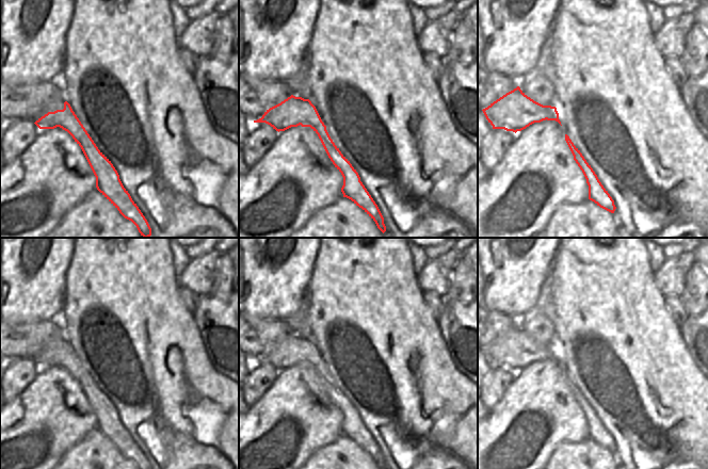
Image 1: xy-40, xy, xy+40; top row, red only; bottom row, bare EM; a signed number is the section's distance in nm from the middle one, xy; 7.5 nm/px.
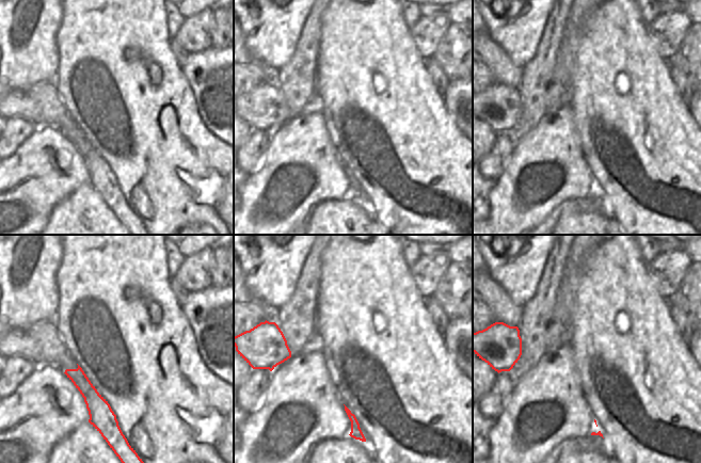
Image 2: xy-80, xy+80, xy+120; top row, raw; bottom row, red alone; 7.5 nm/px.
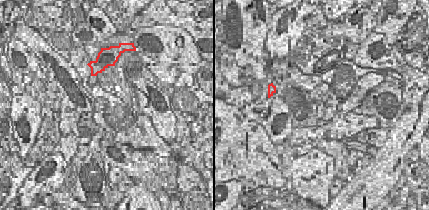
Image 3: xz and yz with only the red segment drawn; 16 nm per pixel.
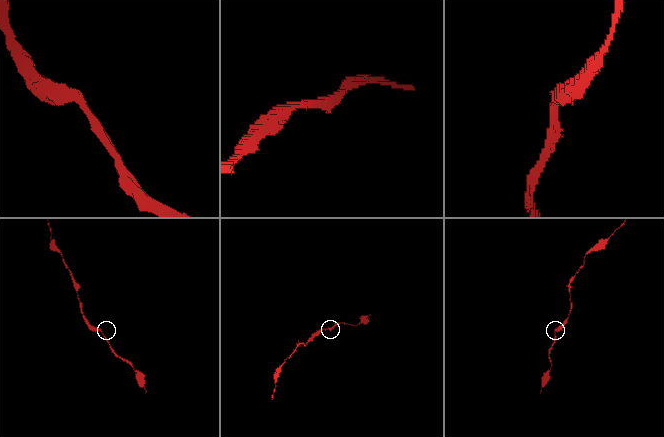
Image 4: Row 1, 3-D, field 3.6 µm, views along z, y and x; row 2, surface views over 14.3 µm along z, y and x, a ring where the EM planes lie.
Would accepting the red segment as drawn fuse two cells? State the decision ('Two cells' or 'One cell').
One cell

